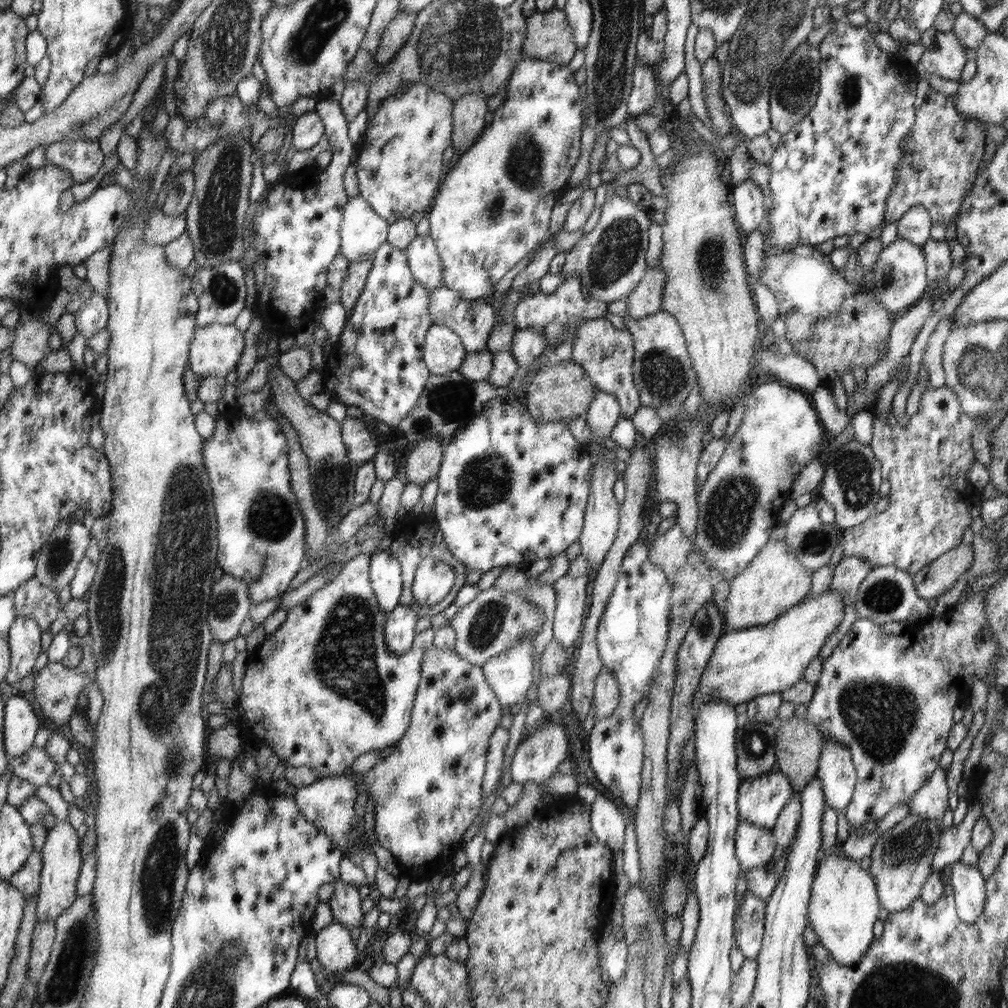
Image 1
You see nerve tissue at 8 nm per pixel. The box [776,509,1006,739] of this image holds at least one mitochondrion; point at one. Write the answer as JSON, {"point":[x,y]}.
{"point":[884,595]}

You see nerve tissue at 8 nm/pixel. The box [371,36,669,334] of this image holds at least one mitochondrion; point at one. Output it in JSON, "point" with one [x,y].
{"point":[617,250]}

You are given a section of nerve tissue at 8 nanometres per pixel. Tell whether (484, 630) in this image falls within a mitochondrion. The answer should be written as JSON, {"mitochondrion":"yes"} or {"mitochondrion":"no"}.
{"mitochondrion":"yes"}

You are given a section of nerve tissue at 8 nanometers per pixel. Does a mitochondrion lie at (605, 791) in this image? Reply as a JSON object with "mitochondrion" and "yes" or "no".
{"mitochondrion":"no"}

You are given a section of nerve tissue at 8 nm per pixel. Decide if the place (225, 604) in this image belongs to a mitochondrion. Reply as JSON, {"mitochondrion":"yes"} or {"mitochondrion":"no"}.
{"mitochondrion":"yes"}

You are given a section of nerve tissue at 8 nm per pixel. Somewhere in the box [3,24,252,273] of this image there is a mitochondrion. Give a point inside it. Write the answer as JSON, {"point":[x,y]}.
{"point":[217,220]}

